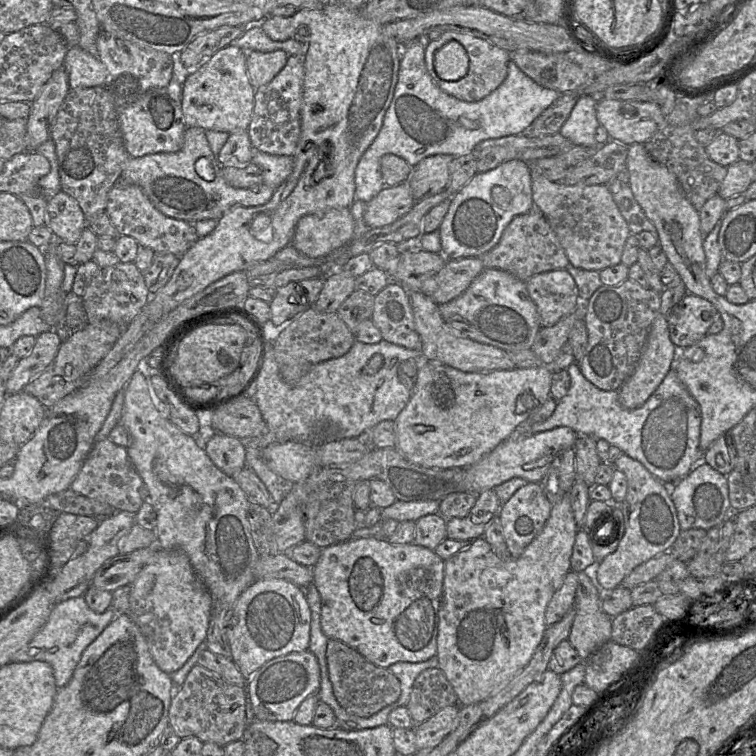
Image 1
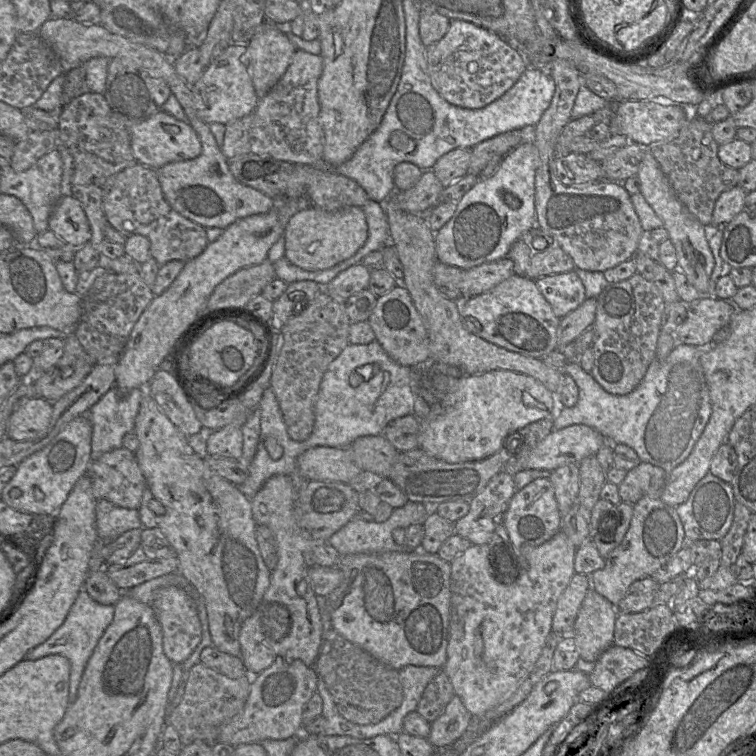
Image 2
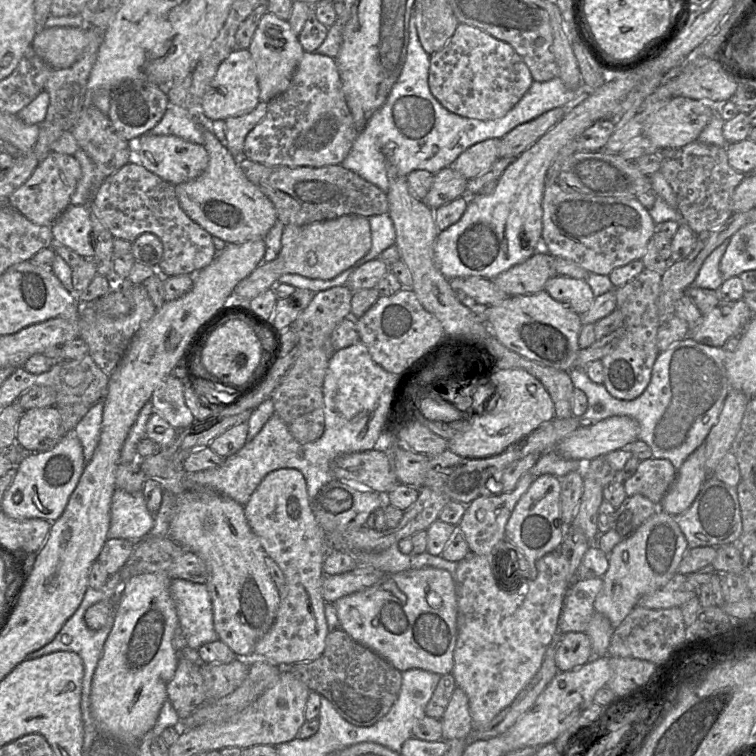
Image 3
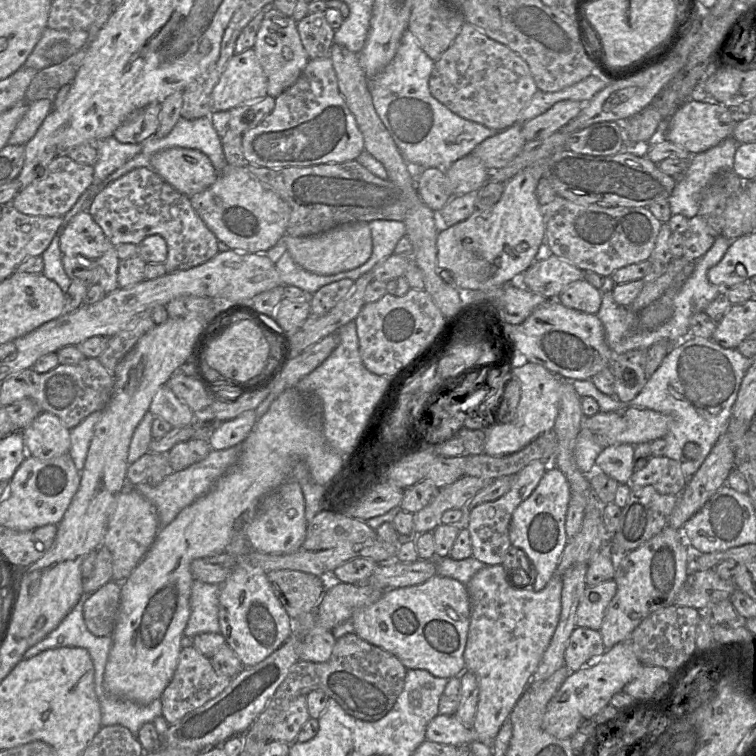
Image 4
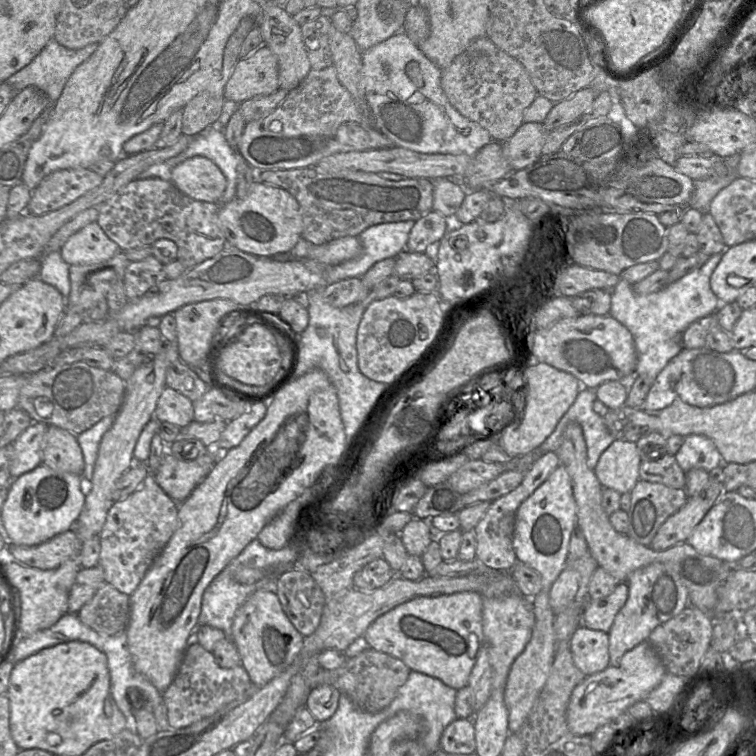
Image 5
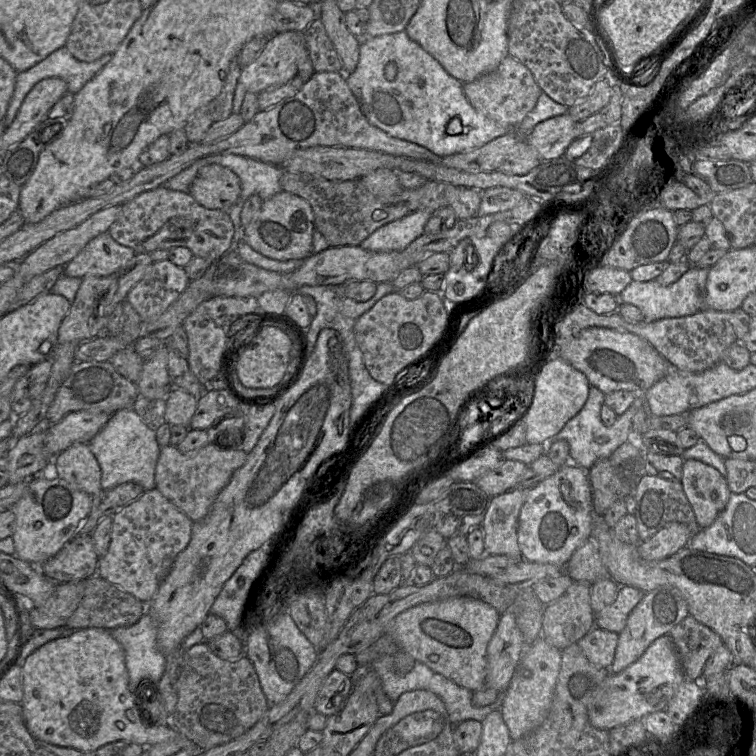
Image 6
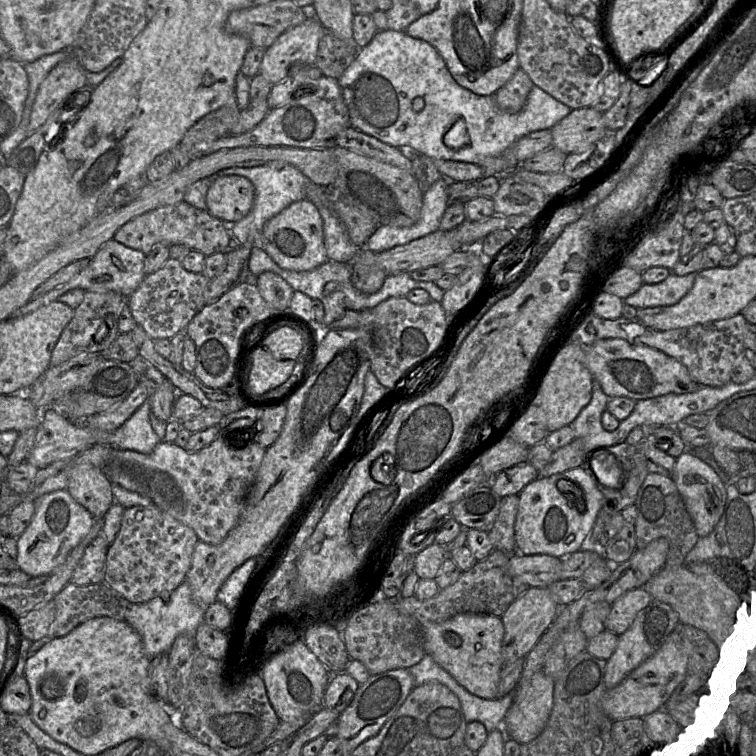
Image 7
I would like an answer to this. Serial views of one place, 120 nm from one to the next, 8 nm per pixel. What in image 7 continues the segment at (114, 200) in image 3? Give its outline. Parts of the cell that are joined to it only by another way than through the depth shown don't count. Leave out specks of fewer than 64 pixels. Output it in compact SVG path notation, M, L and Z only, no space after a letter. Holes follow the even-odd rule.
M185 201L160 207L141 214L122 225L114 234L113 240L145 255L157 244L185 245L205 256L225 253L230 236L222 220L212 216L207 210L198 209Z

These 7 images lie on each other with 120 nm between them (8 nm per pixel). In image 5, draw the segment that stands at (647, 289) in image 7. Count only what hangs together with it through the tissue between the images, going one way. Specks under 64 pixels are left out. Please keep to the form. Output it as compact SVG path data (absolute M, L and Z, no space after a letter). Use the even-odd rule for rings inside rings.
M723 254L711 255L700 269L658 292L638 295L633 291L632 285L622 279L610 290L609 315L632 334L637 355L635 375L642 377L649 385L654 383L668 362L684 349L682 335L687 327L696 320L715 313L719 308L720 301L710 288L710 277Z

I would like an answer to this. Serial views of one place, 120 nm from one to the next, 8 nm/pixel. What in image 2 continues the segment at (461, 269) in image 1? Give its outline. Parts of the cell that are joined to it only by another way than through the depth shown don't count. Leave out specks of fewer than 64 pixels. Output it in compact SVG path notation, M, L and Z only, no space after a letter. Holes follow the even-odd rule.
M508 257L465 270L461 281L463 301L489 291L514 274L513 262Z

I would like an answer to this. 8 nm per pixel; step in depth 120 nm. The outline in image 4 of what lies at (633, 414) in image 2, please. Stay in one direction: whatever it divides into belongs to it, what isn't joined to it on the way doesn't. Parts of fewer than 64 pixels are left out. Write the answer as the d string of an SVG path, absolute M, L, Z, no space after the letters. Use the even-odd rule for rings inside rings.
M688 336L669 350L658 369L630 402L621 402L615 396L608 396L600 392L591 379L570 381L580 397L588 396L595 399L601 412L622 412L628 407L636 407L637 409L650 409L670 415L672 422L668 432L663 437L666 441L665 456L679 462L684 476L689 479L697 472L716 441L726 431L742 379L751 365L752 359L742 356L737 348L727 349L715 343L712 339ZM689 442L700 447L700 453L696 459L687 459L684 455L684 446Z

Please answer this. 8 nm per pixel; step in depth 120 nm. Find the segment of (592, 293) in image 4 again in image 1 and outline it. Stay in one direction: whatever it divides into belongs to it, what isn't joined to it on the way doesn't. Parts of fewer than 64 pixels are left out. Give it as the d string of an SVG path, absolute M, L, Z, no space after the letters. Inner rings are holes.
M564 269L545 271L525 281L528 294L535 304L541 328L556 324L579 306L578 288L573 277Z

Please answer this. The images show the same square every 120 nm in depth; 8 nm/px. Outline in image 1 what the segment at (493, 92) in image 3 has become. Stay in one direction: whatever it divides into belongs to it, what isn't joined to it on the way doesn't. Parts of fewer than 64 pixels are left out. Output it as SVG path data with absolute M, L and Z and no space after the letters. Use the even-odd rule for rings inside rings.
M444 31L437 39L425 40L425 65L433 81L445 93L465 102L480 101L497 89L507 76L509 61L509 52L487 40L467 33ZM450 40L459 42L465 48L469 57L469 69L467 74L457 81L446 81L441 79L434 69L435 53Z

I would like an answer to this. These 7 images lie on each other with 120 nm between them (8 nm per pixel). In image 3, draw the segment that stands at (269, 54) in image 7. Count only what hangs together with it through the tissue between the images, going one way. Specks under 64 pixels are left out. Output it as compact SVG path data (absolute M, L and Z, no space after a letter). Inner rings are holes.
M234 49L220 64L216 75L199 102L199 110L208 120L226 120L252 111L259 103L259 86L255 66L248 49Z

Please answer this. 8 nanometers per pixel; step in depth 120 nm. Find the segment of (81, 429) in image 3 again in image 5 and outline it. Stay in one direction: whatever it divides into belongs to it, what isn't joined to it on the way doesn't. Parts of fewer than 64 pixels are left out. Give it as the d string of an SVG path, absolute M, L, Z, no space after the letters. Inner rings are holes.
M115 414L106 416L88 430L76 435L84 458L84 471L82 480L91 482L98 449L103 435L111 428Z

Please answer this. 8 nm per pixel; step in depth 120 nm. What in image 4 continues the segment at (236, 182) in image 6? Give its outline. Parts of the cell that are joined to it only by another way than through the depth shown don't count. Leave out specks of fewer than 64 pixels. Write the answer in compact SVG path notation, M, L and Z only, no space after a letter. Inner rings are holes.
M173 147L155 153L152 169L181 194L191 197L217 180L217 171L210 159L198 150Z

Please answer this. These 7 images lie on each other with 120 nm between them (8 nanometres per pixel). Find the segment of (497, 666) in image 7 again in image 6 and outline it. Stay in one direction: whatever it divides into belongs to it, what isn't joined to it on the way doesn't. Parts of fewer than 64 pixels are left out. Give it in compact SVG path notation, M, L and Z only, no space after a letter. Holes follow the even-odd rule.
M453 597L443 601L414 606L397 615L389 624L387 634L400 651L410 655L432 671L470 691L485 686L487 646L500 619L489 604L471 597Z

